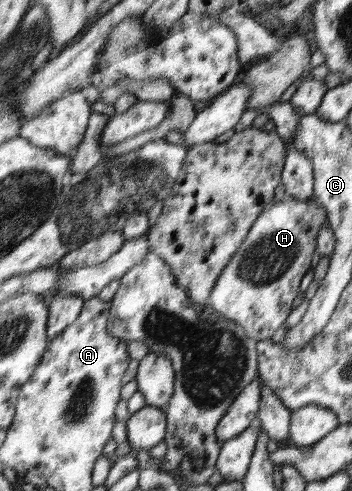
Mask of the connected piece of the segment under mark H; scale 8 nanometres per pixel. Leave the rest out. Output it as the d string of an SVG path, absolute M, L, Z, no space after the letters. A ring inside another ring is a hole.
M285 197L274 202L274 205L269 206L256 218L244 243L234 251L230 261L216 279L208 296L208 303L212 305L212 309L240 325L250 339L258 343L271 340L274 331L288 320L288 315L292 311L292 303L298 295L300 279L304 277L306 269L312 267L314 263L312 255L314 251L317 251L320 231L326 227L329 227L328 209L325 209L316 197L311 197L311 199Z

